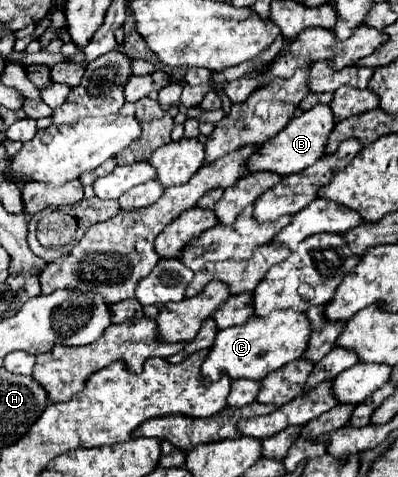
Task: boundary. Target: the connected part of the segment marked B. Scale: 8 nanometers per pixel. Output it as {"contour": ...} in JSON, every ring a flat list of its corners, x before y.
{"contour":[[315,105,313,109,301,113,299,117,295,117,293,121,289,121,289,125,277,133,275,137,271,137,269,141,261,143,245,161,245,167,249,173,257,173,257,171,271,171,277,173,281,177,291,175,291,173,299,173,305,167,313,165,319,157,323,157,325,153,325,145,327,145,327,137,335,127,335,119,331,113,329,105]]}

